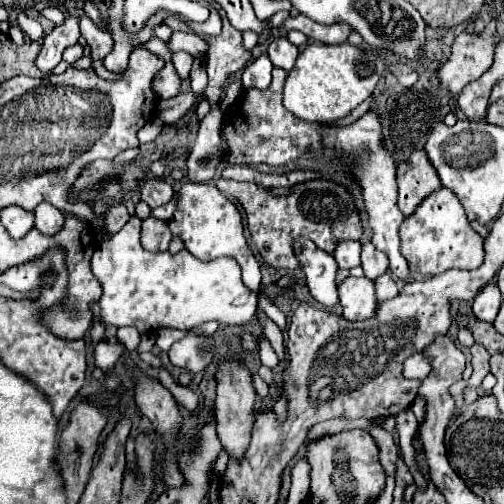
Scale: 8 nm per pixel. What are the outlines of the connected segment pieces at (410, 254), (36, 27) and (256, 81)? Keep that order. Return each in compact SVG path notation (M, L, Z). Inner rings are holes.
M440 188L430 194L422 206L402 222L402 242L400 250L408 260L408 266L416 274L434 276L438 272L446 272L450 268L474 270L484 262L484 238L470 226L466 212L458 198L450 194L450 190Z
M20 14L20 18L18 18L18 26L22 28L22 32L24 32L30 40L38 40L38 42L40 42L42 36L44 36L40 24L34 22L34 20L30 20L30 18L26 18L24 14Z
M266 54L258 56L254 62L250 62L246 66L246 70L242 72L242 86L244 88L258 88L258 90L266 90L272 82L272 62Z

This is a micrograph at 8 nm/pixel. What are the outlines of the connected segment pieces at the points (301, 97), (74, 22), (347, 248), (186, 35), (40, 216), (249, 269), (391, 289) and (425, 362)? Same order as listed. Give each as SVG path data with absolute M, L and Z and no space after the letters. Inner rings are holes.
M316 42L308 44L300 52L294 70L288 72L284 86L284 106L294 116L318 124L344 118L372 94L384 68L384 62L374 52L364 52L348 42L334 46Z
M68 16L62 26L56 26L44 40L42 40L42 50L36 56L36 66L42 72L50 72L62 58L62 52L66 46L78 42L80 38L80 28L78 28L78 18Z
M354 240L340 242L336 246L336 250L334 250L334 258L336 258L338 266L340 268L346 268L346 270L360 266L360 250L362 250L360 246L362 244L360 242L354 242Z
M174 32L170 38L170 50L184 50L190 52L194 58L200 58L208 52L208 42L194 32Z
M42 202L36 206L34 210L34 216L36 216L36 230L46 234L46 236L52 236L52 234L58 234L64 226L64 216L58 208L54 208L52 204L48 202Z
M186 182L178 192L176 212L168 220L168 228L186 244L186 250L198 260L212 260L222 254L230 254L238 260L246 286L250 286L252 290L260 288L260 266L246 244L240 210L216 186Z
M382 274L382 278L378 278L378 282L374 282L374 284L376 284L376 298L378 300L388 300L398 294L396 282L392 280L390 274Z
M422 352L412 354L404 362L404 374L406 374L406 378L418 378L418 380L422 380L422 378L426 378L430 374L430 370L432 370L432 364L430 364L430 360Z

